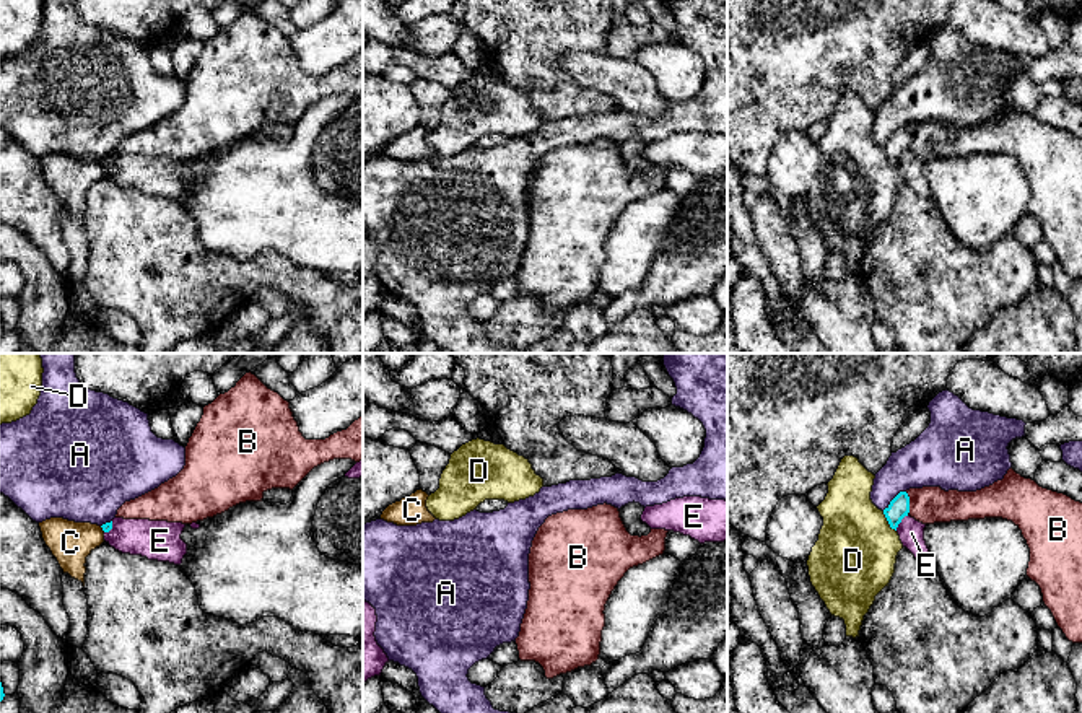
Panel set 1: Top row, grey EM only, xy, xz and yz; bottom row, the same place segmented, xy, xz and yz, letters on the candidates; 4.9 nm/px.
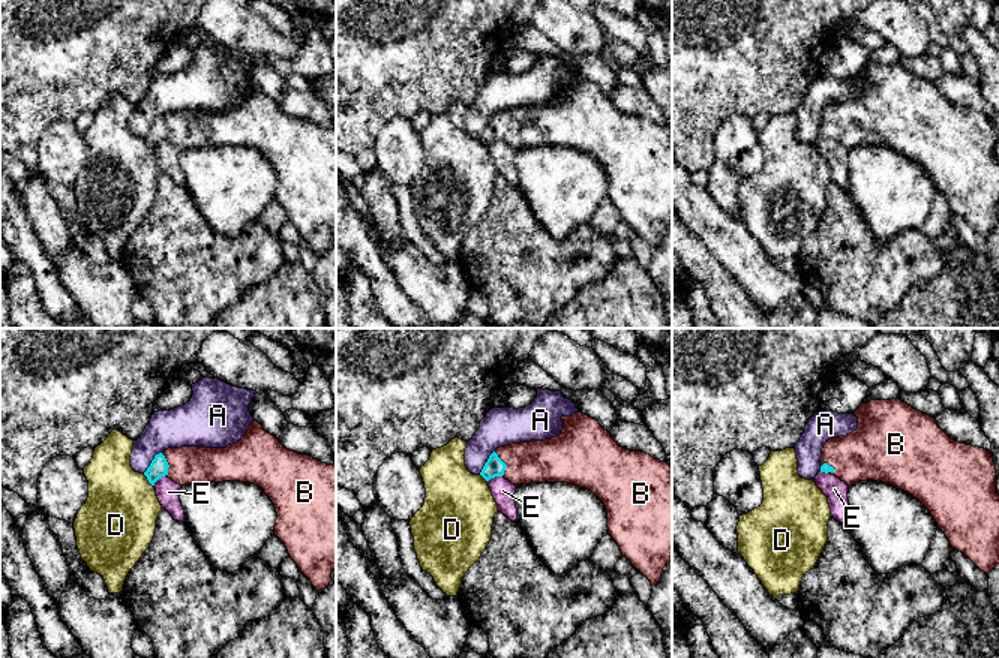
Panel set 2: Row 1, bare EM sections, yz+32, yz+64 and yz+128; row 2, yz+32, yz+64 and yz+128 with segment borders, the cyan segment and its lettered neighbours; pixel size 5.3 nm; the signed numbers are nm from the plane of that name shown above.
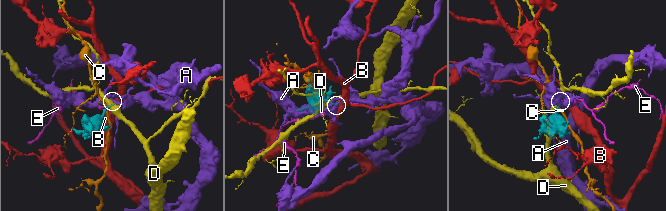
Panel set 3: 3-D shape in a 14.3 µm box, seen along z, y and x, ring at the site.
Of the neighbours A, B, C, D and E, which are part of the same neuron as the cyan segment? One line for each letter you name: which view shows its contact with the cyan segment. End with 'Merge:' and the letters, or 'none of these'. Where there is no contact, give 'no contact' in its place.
B: yz
Merge: B

